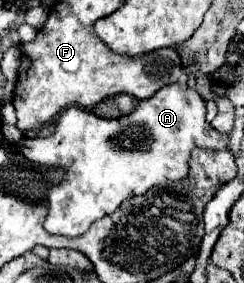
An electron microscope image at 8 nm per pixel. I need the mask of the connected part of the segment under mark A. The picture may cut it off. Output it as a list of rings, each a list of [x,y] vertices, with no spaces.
[[[168,84],[162,90],[158,90],[152,98],[140,100],[136,110],[120,120],[104,120],[78,106],[64,110],[58,118],[56,132],[52,136],[30,140],[30,144],[24,144],[22,140],[20,144],[20,152],[32,162],[62,166],[66,170],[66,180],[50,190],[48,198],[50,208],[44,220],[44,230],[60,236],[80,236],[90,228],[92,222],[116,212],[116,208],[124,200],[140,196],[142,192],[148,192],[154,186],[176,182],[182,180],[182,176],[188,176],[188,158],[194,148],[204,148],[204,150],[228,148],[228,136],[216,132],[204,120],[204,116],[206,116],[206,104],[200,98],[200,94],[194,88],[180,84]]]

